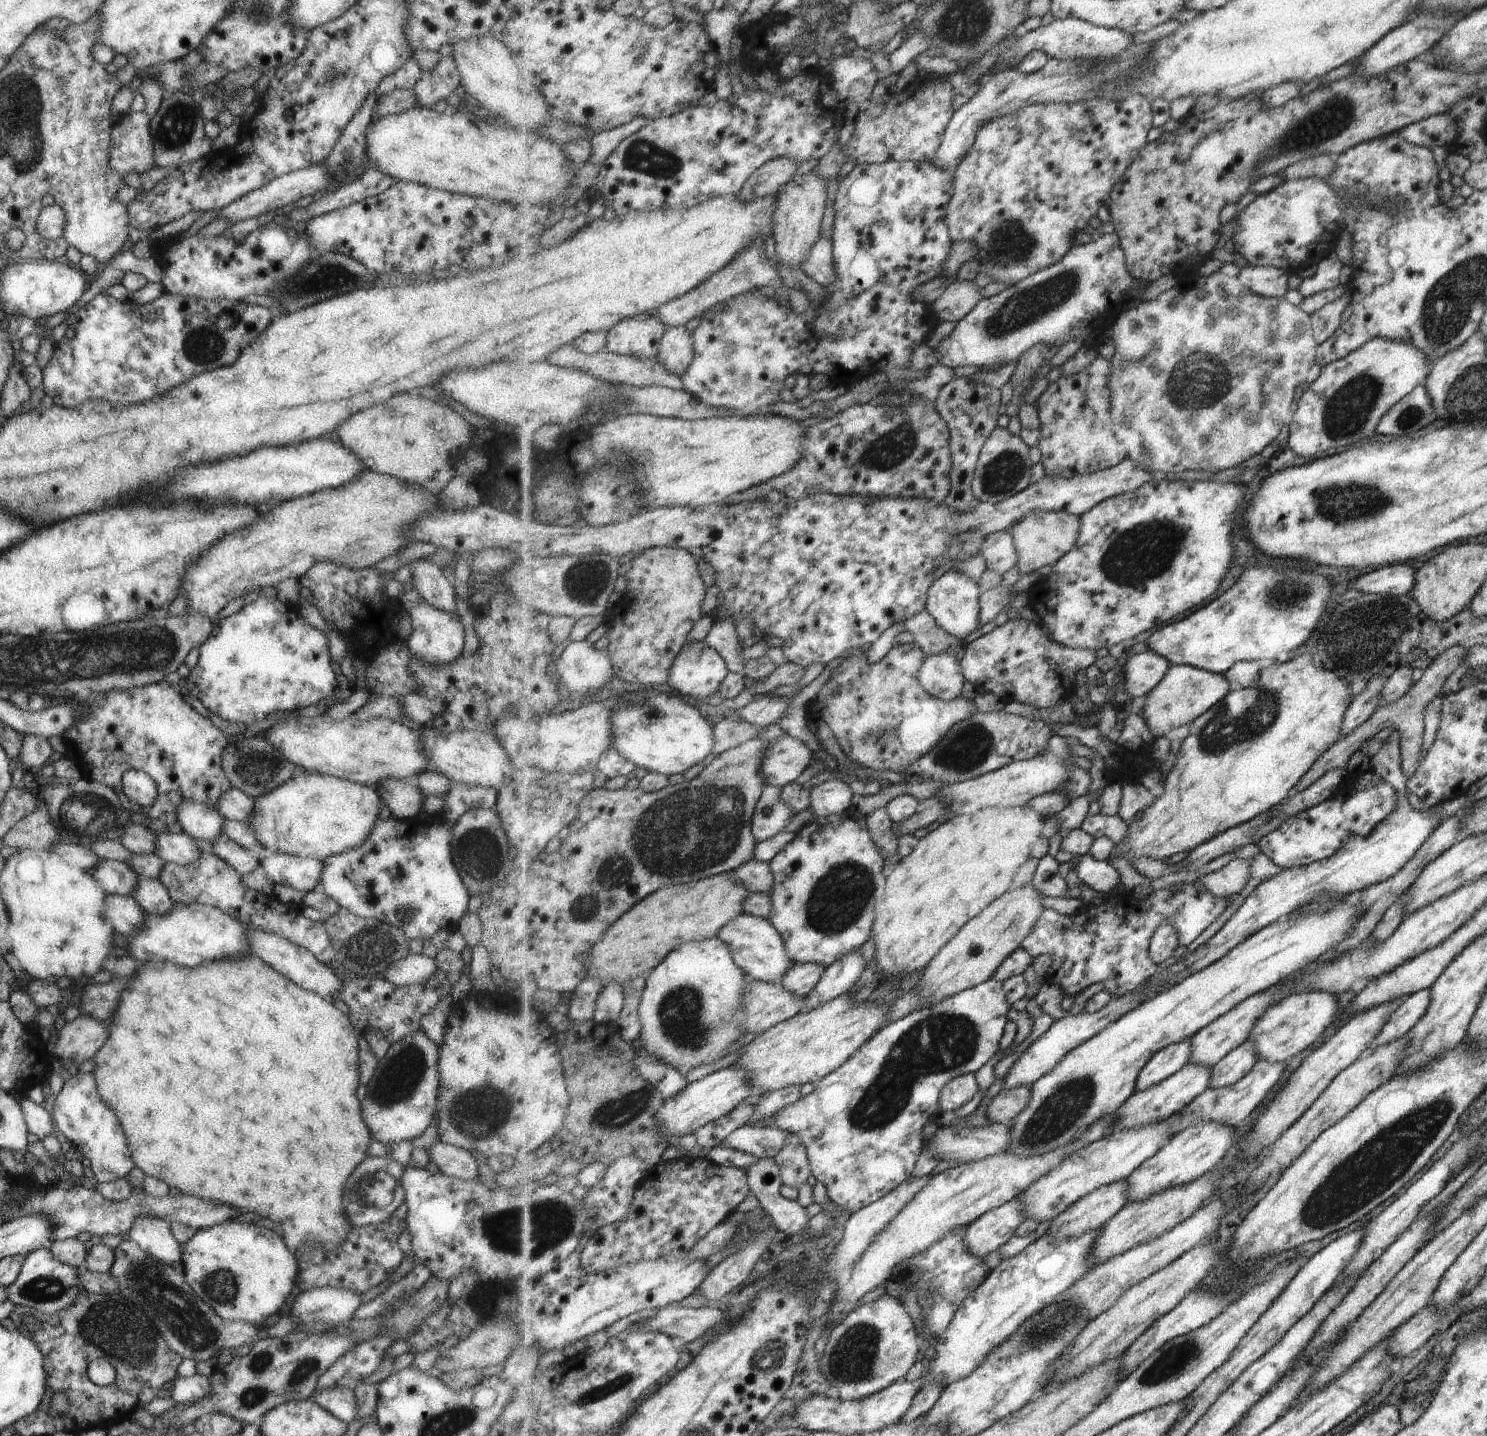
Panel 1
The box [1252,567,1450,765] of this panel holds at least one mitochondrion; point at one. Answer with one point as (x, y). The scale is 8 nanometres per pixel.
(1286, 597)

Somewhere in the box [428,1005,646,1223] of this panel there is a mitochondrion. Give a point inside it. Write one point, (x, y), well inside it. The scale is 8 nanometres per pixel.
(484, 1110)

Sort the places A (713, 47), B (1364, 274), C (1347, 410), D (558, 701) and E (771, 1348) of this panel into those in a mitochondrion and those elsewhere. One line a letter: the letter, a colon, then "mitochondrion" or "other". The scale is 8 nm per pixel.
A: other
B: other
C: mitochondrion
D: other
E: mitochondrion

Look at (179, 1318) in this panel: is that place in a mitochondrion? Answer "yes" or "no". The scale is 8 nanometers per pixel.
yes

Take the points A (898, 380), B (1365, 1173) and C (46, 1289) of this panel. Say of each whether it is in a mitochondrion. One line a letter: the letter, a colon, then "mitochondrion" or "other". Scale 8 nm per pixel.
A: other
B: mitochondrion
C: mitochondrion

